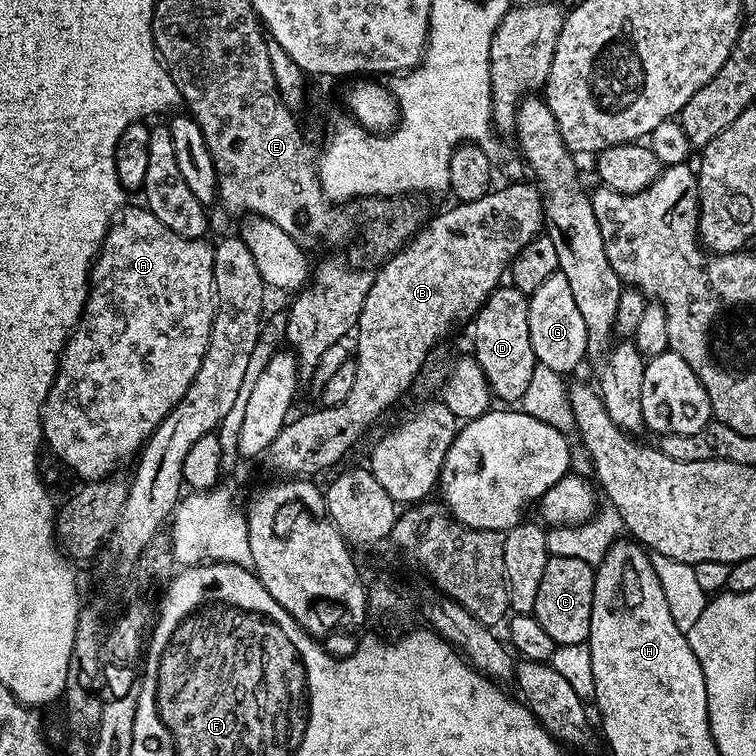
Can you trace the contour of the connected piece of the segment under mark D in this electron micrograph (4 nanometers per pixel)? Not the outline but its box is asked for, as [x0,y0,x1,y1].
[472,286,538,402]

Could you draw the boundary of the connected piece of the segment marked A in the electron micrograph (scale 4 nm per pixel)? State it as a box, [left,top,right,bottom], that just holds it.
[40,206,215,482]

